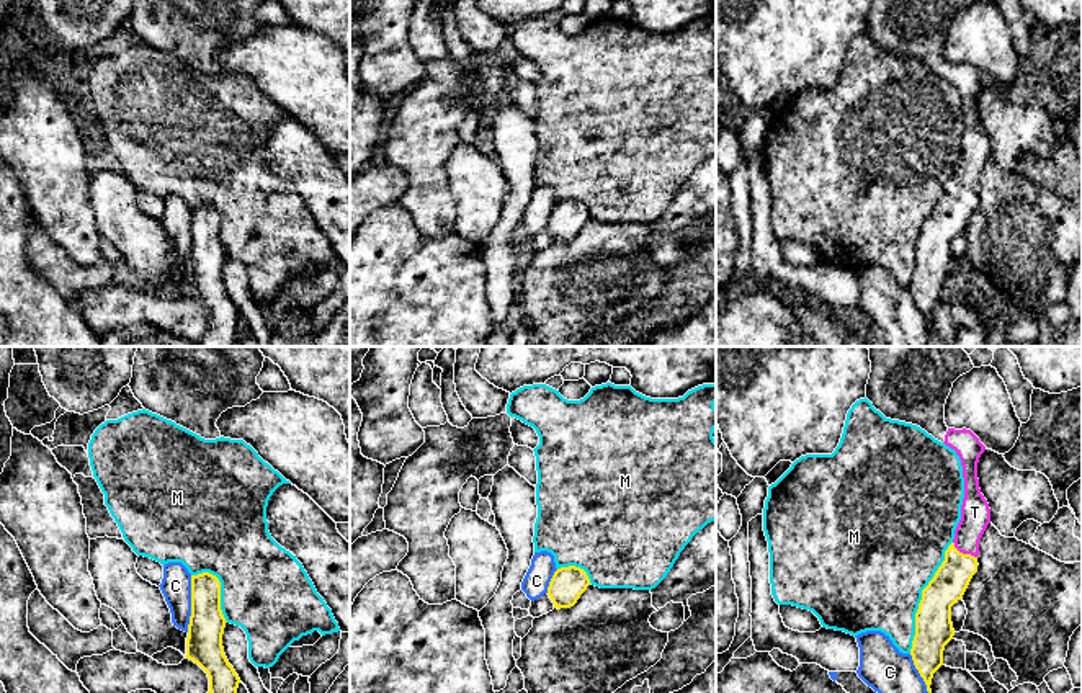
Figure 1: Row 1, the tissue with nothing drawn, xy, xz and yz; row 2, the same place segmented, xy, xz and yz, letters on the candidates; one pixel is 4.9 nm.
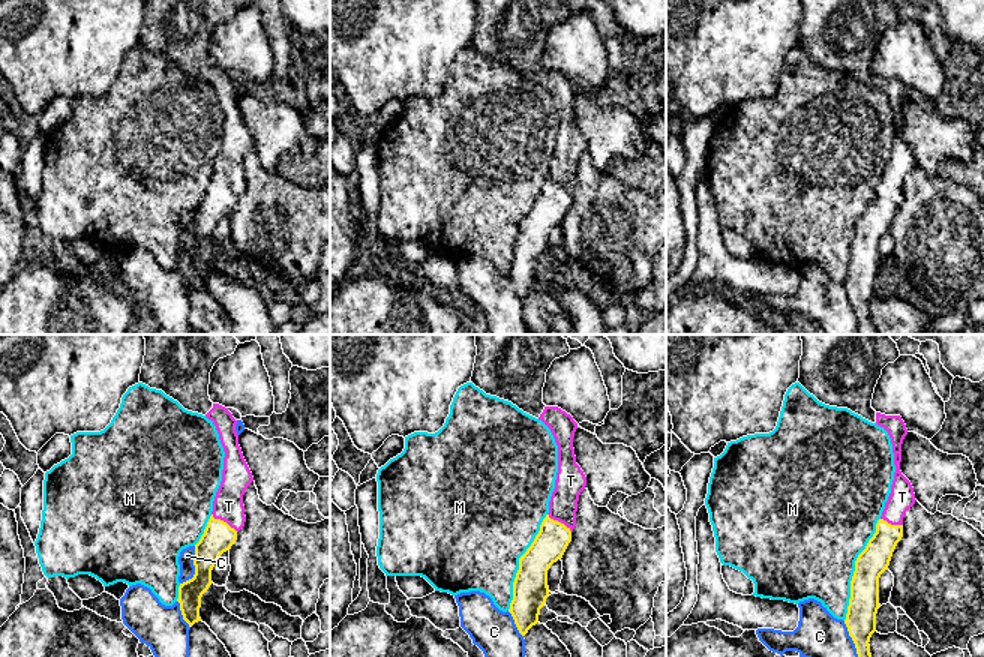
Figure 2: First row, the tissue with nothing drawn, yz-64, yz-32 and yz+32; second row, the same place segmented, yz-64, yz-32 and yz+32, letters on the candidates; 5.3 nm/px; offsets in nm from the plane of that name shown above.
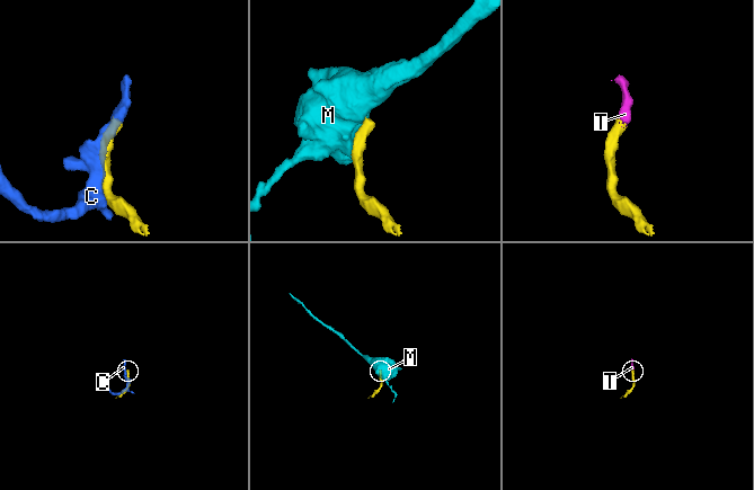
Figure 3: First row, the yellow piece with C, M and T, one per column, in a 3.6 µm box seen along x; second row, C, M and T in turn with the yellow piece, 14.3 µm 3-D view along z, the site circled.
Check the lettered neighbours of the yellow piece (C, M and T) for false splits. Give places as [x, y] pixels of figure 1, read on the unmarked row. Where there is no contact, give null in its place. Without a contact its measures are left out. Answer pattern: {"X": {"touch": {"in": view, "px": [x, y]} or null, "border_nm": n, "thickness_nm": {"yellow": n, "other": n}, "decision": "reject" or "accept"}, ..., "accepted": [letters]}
{"C": {"touch": {"in": "yz", "px": [925, 317]}, "border_nm": 300, "thickness_nm": {"yellow": 170, "other": 220}, "decision": "reject"}, "M": {"touch": {"in": "yz", "px": [922, 231]}, "border_nm": 600, "thickness_nm": {"yellow": 190, "other": 480}, "decision": "reject"}, "T": {"touch": {"in": "yz", "px": [961, 187]}, "border_nm": 150, "thickness_nm": {"yellow": 170, "other": 140}, "decision": "accept"}, "accepted": ["T"]}

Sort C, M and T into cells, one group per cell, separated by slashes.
C / M / T

